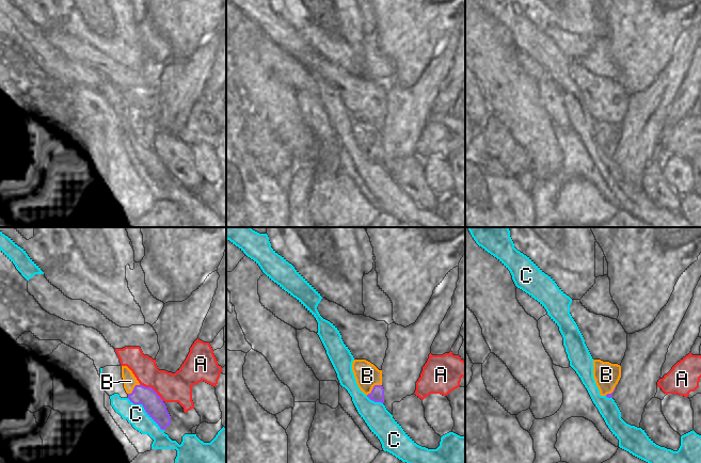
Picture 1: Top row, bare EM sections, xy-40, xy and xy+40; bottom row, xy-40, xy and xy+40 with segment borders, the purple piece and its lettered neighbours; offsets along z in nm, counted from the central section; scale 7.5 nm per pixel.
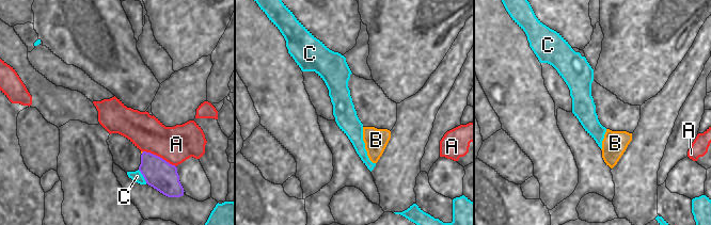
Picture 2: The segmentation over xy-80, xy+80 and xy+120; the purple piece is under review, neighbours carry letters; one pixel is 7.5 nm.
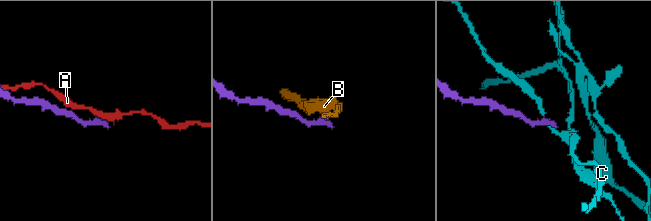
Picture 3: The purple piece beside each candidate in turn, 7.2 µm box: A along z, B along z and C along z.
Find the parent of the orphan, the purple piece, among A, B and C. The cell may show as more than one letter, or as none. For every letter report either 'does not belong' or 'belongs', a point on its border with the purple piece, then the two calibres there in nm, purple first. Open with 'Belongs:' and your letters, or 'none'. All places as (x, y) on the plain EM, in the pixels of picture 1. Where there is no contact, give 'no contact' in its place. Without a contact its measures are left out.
Belongs: none
A: does not belong; meets purple in xy-40 at (152, 149); 160 nm thick on the purple side, 220 nm on the other
B: does not belong; meets purple in xy at (373, 148); 110 nm thick on the purple side, 180 nm on the other
C: does not belong; meets purple in xy-40 at (145, 172); 160 nm thick on the purple side, 150 nm on the other

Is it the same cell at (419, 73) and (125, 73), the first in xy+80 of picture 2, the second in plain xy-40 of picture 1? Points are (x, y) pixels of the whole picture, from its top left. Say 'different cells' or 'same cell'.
different cells

